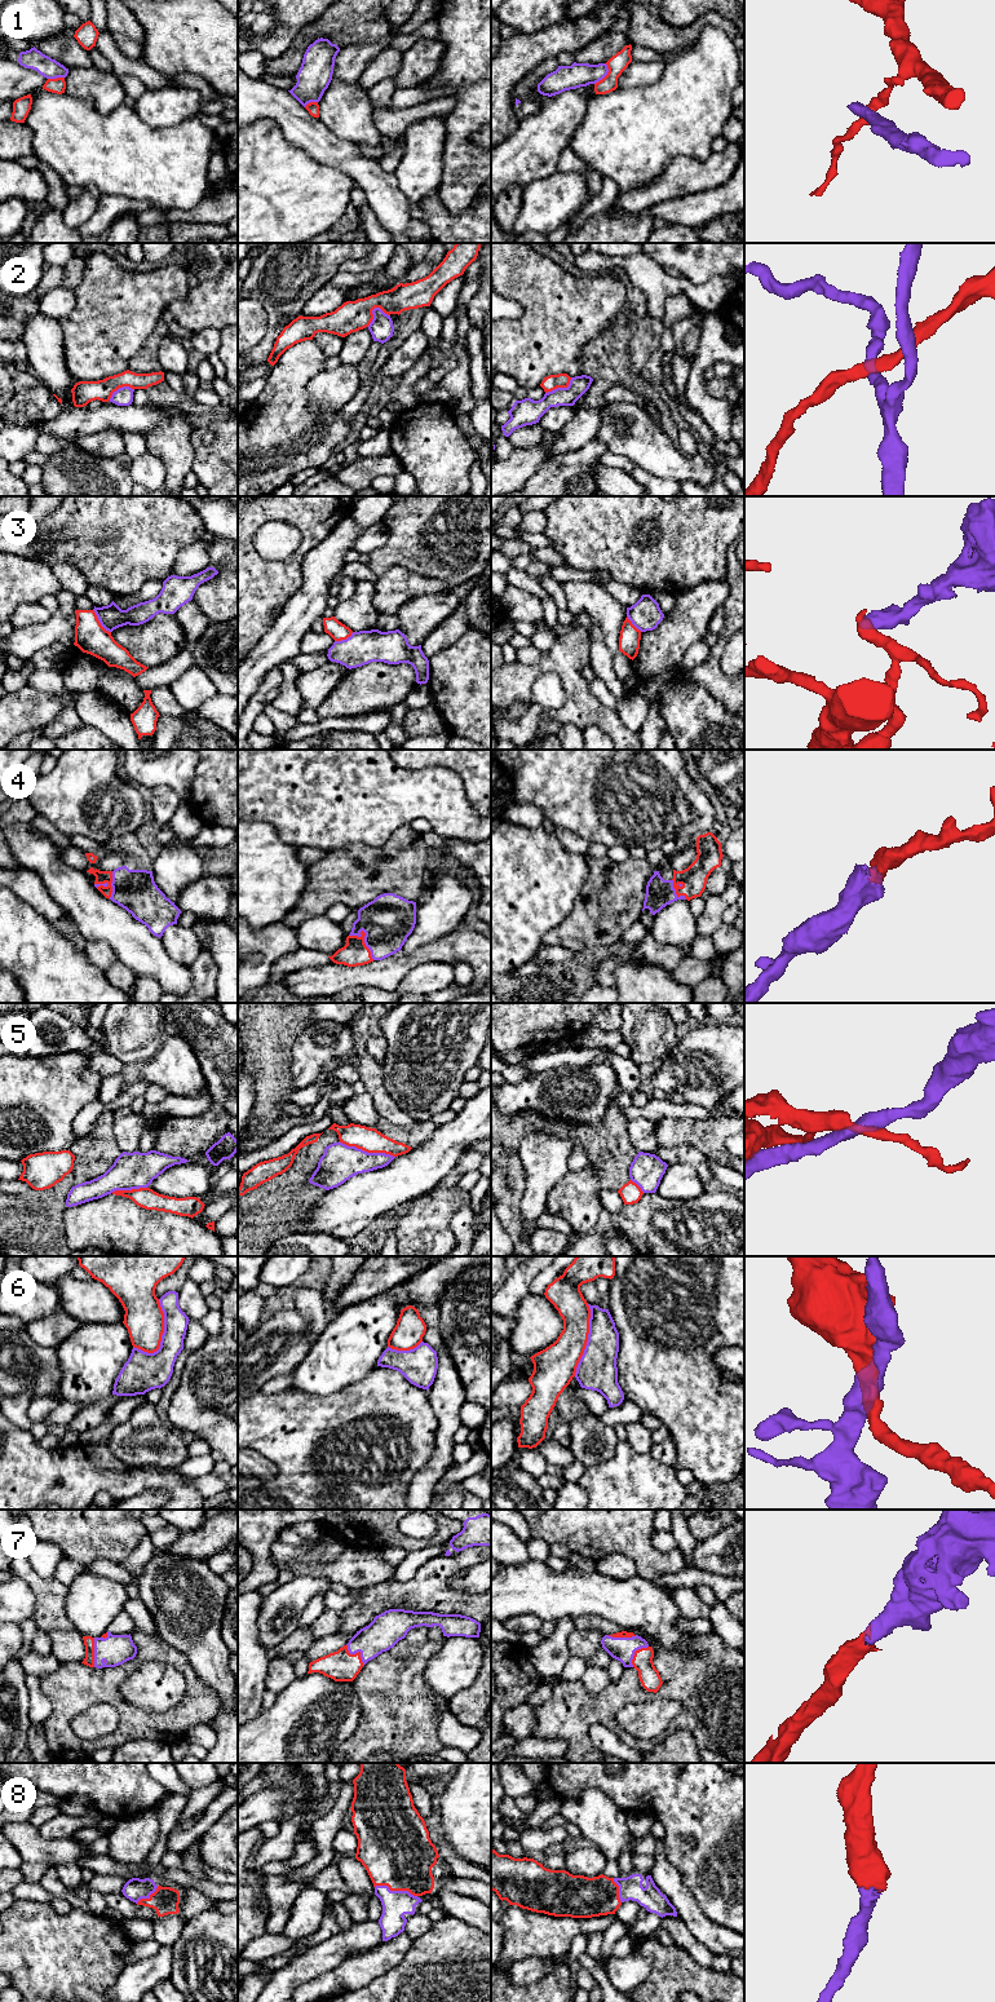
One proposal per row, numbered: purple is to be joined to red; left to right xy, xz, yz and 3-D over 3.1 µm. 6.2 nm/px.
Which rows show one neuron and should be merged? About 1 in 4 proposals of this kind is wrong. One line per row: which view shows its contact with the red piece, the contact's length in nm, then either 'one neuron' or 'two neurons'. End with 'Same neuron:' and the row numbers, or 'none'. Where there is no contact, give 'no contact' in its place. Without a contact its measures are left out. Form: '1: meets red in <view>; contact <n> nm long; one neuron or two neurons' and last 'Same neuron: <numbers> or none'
1: meets red in yz; contact 150 nm long; two neurons
2: meets red in xz; contact 160 nm long; two neurons
3: meets red in xy; contact 190 nm long; two neurons
4: meets red in xy; contact 180 nm long; one neuron
5: meets red in xz; contact 360 nm long; two neurons
6: meets red in xy; contact 360 nm long; two neurons
7: meets red in xz; contact 170 nm long; one neuron
8: meets red in xz; contact 280 nm long; one neuron
Same neuron: 4, 7, 8

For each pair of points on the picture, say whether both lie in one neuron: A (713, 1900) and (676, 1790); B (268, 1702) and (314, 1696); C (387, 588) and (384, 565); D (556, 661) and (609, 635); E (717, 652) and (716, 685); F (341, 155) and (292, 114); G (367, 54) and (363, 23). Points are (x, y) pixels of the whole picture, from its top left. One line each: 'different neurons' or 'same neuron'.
A: same neuron
B: different neurons
C: different neurons
D: different neurons
E: same neuron
F: same neuron
G: different neurons

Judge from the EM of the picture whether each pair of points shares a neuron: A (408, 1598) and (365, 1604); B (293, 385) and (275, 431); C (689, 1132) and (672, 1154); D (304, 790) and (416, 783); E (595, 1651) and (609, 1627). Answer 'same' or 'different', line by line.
A: same
B: same
C: different
D: same
E: different

